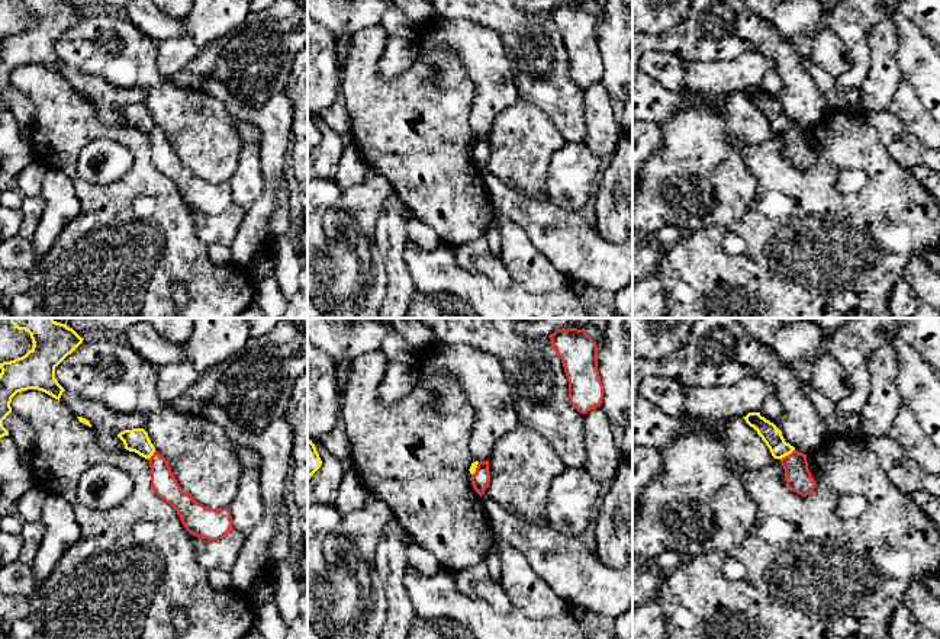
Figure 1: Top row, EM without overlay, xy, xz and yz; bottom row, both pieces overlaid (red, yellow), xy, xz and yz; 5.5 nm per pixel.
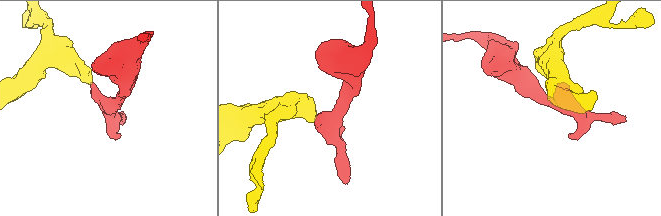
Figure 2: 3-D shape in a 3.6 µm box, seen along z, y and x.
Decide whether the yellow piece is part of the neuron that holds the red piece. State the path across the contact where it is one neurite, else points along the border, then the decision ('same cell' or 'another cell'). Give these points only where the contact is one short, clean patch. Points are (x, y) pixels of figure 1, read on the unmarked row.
border yz (794, 124), (779, 134); another cell

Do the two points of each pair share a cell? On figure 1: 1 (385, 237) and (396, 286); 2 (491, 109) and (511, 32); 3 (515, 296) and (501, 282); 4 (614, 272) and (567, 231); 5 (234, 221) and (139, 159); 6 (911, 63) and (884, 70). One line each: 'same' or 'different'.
1: same
2: different
3: different
4: same
5: different
6: different

